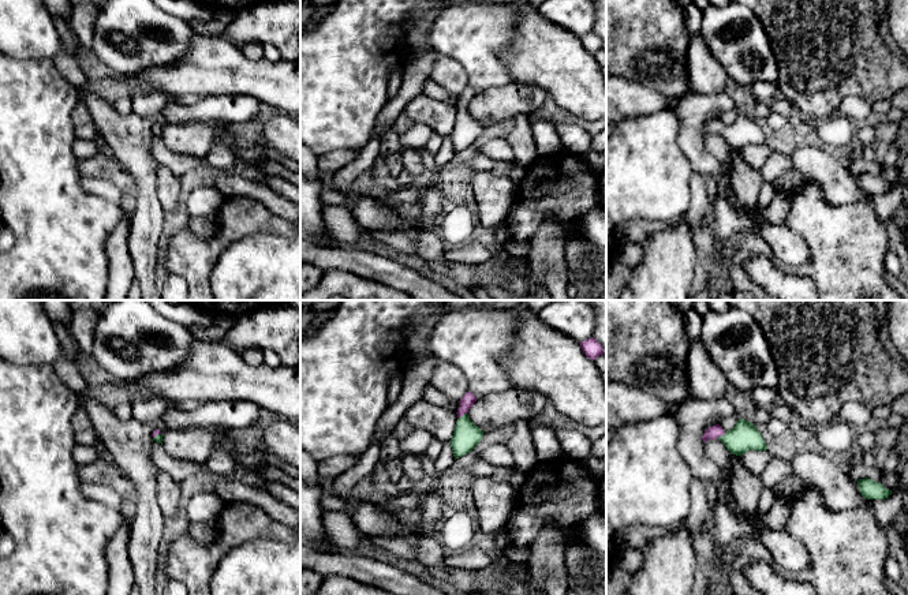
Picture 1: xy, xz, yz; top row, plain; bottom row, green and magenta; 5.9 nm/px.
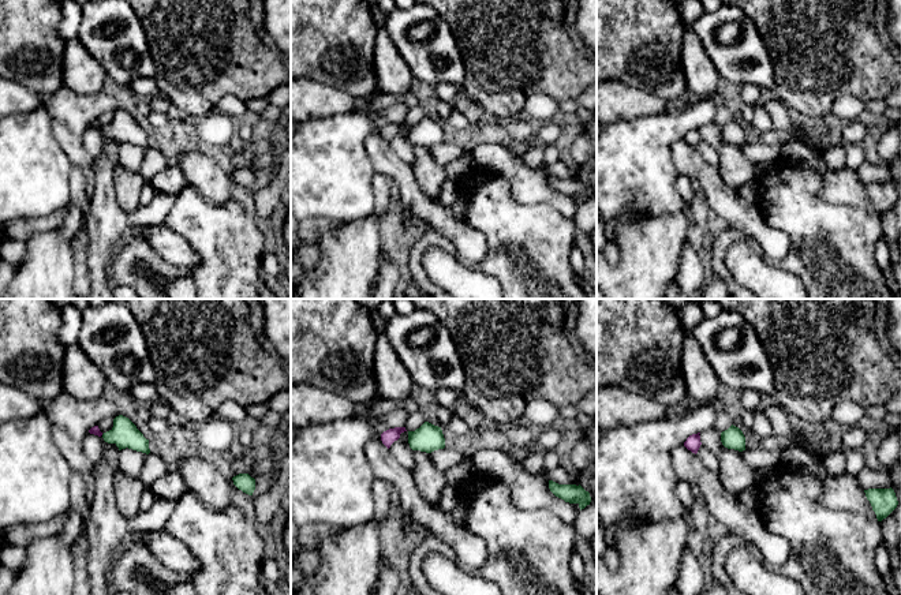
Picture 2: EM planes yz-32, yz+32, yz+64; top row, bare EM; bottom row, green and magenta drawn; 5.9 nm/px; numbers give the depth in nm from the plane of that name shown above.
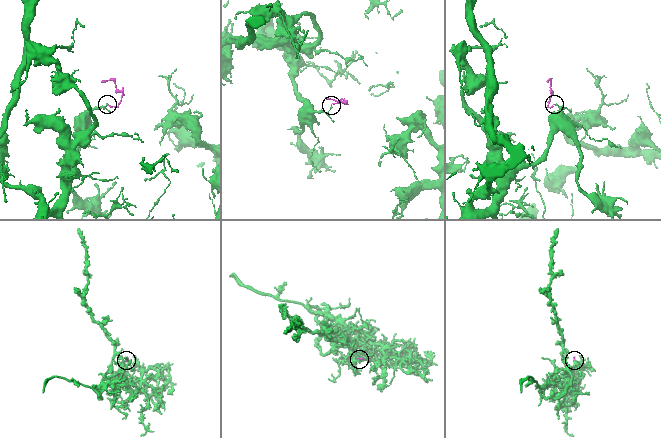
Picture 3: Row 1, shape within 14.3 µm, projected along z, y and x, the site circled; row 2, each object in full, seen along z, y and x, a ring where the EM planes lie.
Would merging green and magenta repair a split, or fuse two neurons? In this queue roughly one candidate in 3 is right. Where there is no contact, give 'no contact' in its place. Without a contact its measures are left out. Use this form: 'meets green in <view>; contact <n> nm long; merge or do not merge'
meets green in yz; contact 80 nm long; merge

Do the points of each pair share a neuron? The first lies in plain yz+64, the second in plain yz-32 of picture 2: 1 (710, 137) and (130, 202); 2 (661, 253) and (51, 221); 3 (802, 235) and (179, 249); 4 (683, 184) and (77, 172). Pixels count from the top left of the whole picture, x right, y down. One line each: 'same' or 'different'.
1: same
2: different
3: different
4: same

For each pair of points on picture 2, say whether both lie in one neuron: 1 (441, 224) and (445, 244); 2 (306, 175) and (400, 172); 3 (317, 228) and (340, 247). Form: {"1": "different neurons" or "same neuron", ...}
{"1": "different neurons", "2": "different neurons", "3": "different neurons"}

